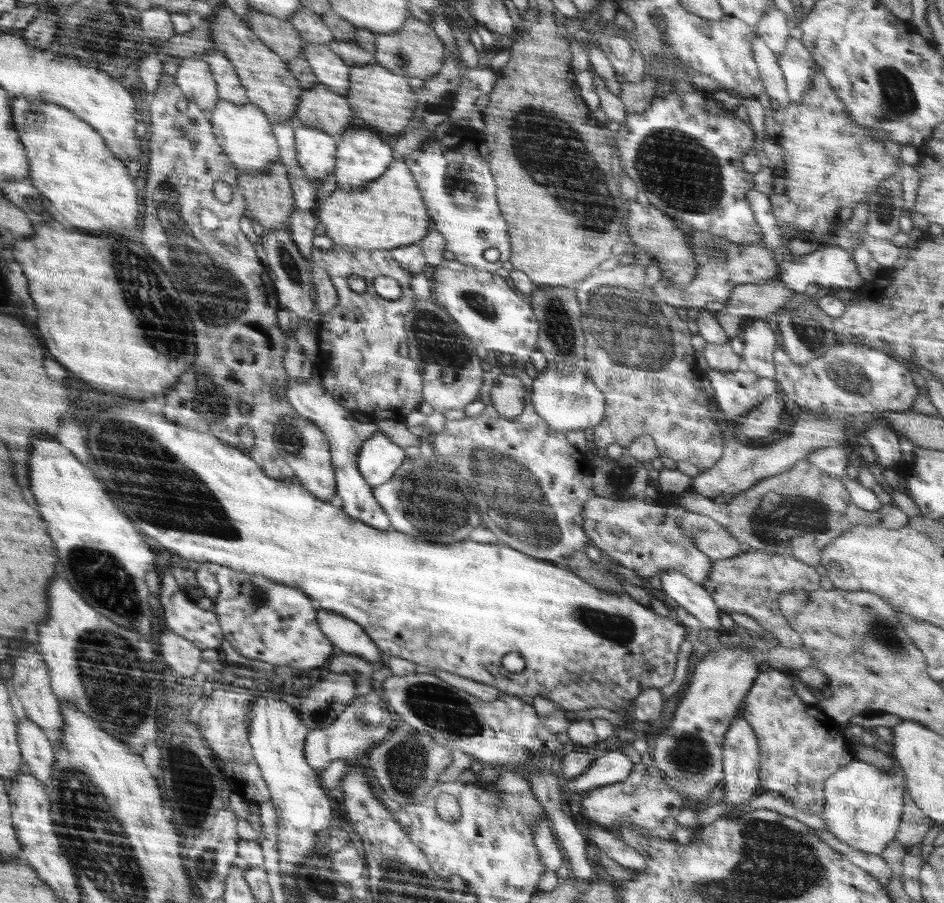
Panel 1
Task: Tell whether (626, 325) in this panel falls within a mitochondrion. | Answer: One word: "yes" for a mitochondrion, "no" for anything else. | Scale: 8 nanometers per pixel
yes

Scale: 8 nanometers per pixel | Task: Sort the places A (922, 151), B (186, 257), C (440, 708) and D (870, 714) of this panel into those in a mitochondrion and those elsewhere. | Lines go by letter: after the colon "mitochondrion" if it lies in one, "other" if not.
A: other
B: mitochondrion
C: mitochondrion
D: other

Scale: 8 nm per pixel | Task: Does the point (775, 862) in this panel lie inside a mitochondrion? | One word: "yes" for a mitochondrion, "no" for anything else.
yes

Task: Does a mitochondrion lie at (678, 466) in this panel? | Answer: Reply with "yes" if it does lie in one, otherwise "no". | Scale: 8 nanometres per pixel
no

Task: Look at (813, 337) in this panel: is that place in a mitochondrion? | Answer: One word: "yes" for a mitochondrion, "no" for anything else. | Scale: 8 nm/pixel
yes

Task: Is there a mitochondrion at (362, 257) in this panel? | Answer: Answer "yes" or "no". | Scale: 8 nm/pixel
no

